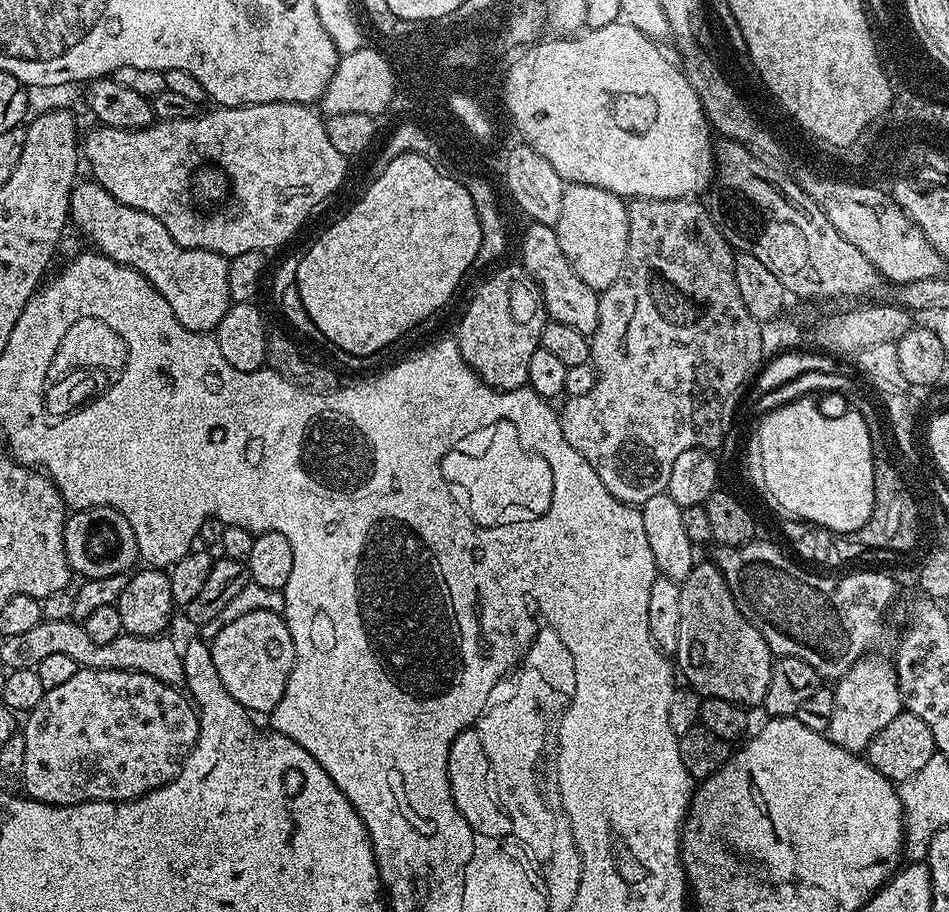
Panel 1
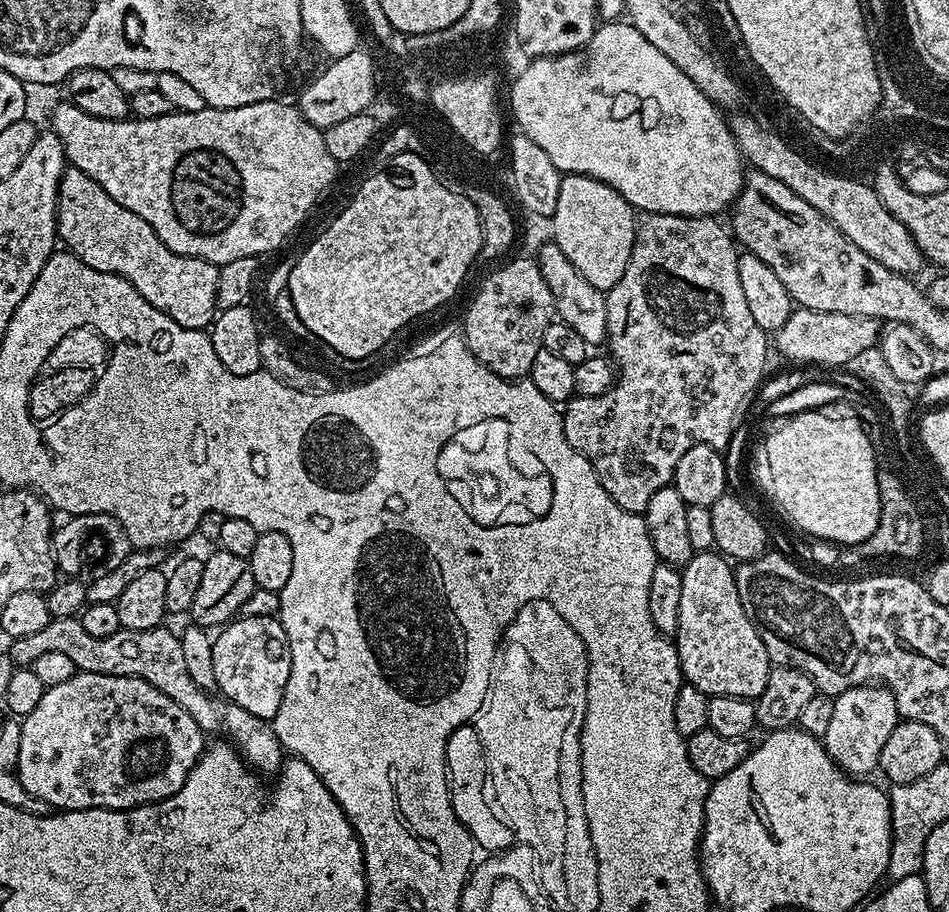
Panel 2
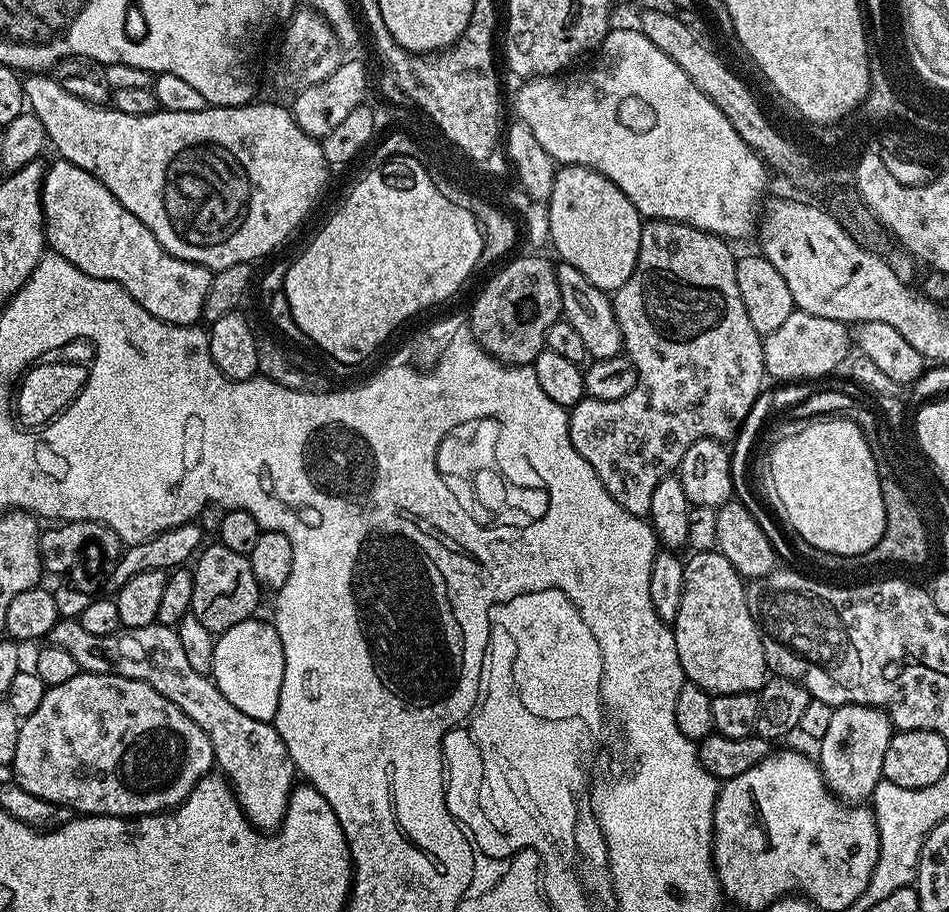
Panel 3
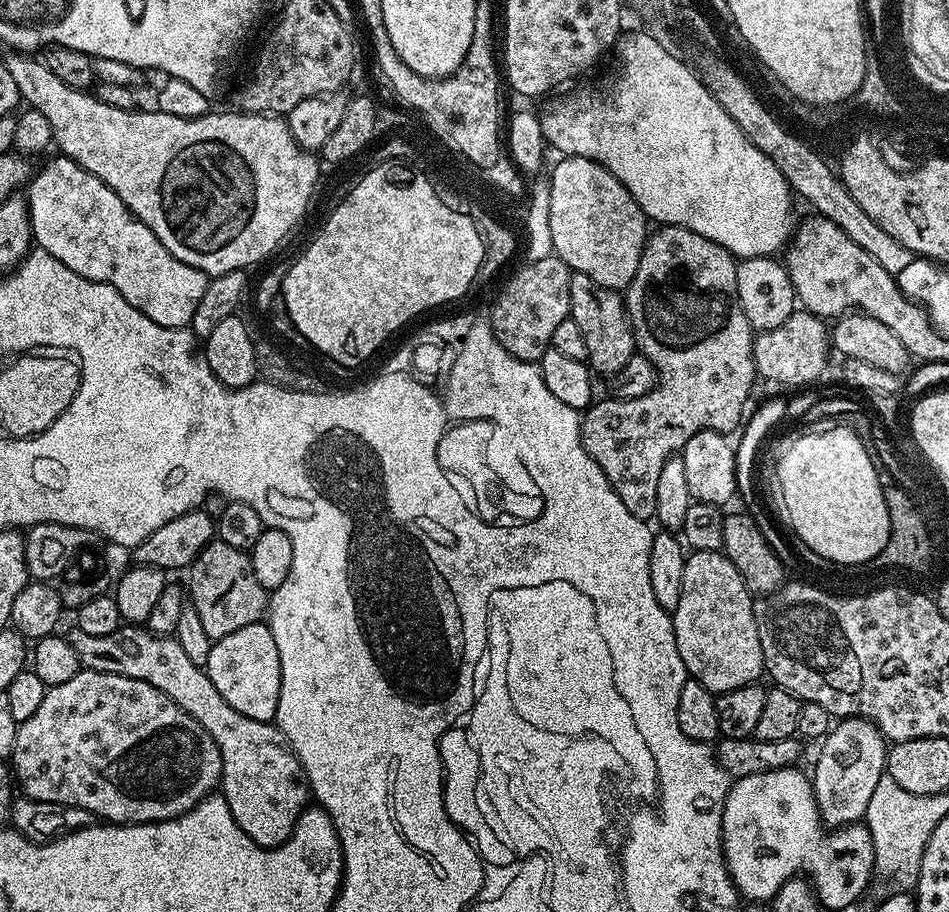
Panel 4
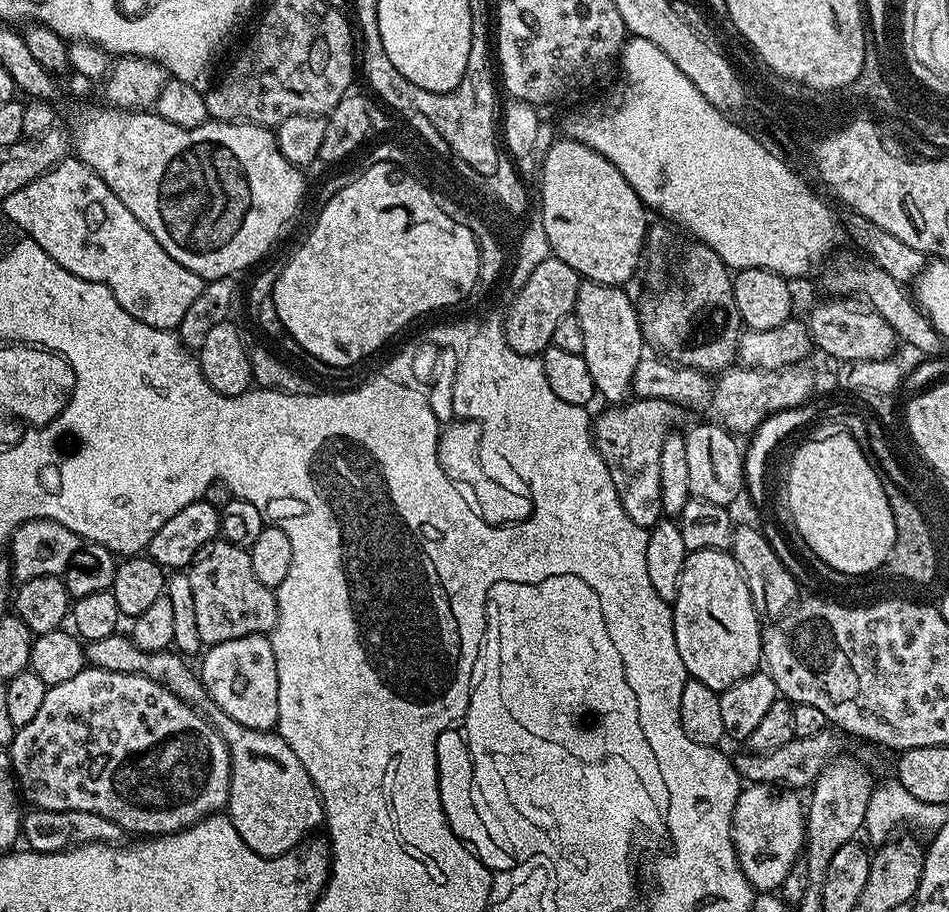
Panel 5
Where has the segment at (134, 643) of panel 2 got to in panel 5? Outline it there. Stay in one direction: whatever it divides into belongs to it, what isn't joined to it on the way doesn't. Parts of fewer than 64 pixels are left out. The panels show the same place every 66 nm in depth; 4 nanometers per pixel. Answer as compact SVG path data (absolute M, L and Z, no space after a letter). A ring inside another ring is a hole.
M117 634L89 640L84 644L84 658L91 667L102 670L114 670L118 674L138 674L158 682L162 686L169 688L175 696L182 702L186 702L190 707L195 708L209 724L215 728L217 734L224 739L225 746L228 747L228 757L232 773L230 774L230 786L228 787L228 807L226 815L231 820L234 830L242 838L250 850L254 850L259 856L281 856L292 848L298 848L305 840L313 835L316 827L325 823L324 804L320 800L320 792L314 786L306 766L298 762L298 754L290 750L290 746L275 731L254 730L250 726L242 726L242 722L234 722L224 713L218 705L208 696L208 691L204 688L204 683L200 681L199 675L195 671L188 669L188 664L176 650L165 650L163 652L147 652L138 650L134 646L131 635Z

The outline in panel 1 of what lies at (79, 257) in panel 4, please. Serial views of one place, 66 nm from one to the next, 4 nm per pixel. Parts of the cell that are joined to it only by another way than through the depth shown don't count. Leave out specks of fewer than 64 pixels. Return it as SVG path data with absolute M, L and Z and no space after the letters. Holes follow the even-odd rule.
M91 178L81 179L73 187L69 198L71 223L89 240L91 247L99 255L109 256L114 262L123 264L125 269L142 274L158 290L159 296L170 302L170 310L191 332L205 334L215 333L216 327L222 322L226 310L233 303L230 298L230 274L228 273L229 257L197 248L183 248L174 238L170 238L170 230L154 218L154 214L146 214L142 210L134 210L130 206L120 204L101 184Z

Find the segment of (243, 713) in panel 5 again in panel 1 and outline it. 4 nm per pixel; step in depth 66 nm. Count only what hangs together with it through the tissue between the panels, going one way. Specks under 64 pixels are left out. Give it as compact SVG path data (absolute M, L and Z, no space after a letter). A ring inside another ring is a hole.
M254 610L250 614L242 614L211 637L210 647L222 686L226 686L226 690L243 708L252 714L268 714L274 706L278 706L296 661L294 642L281 613Z

